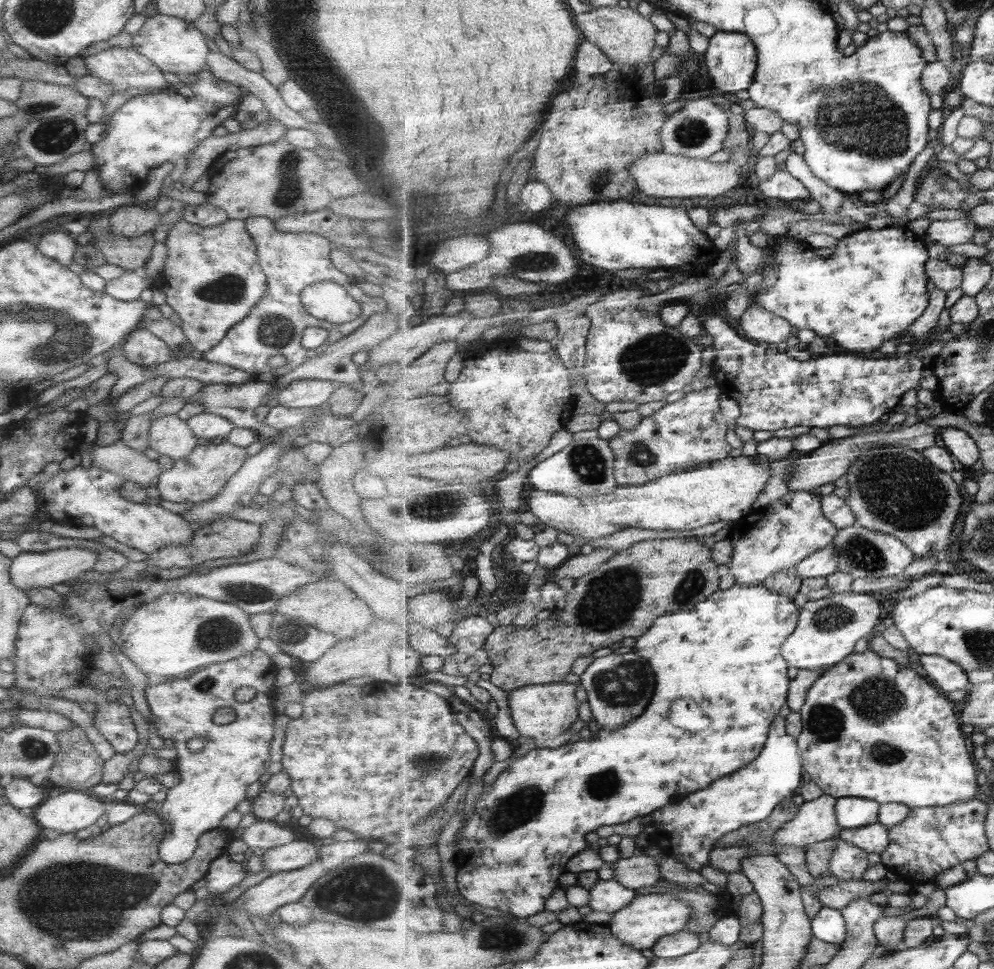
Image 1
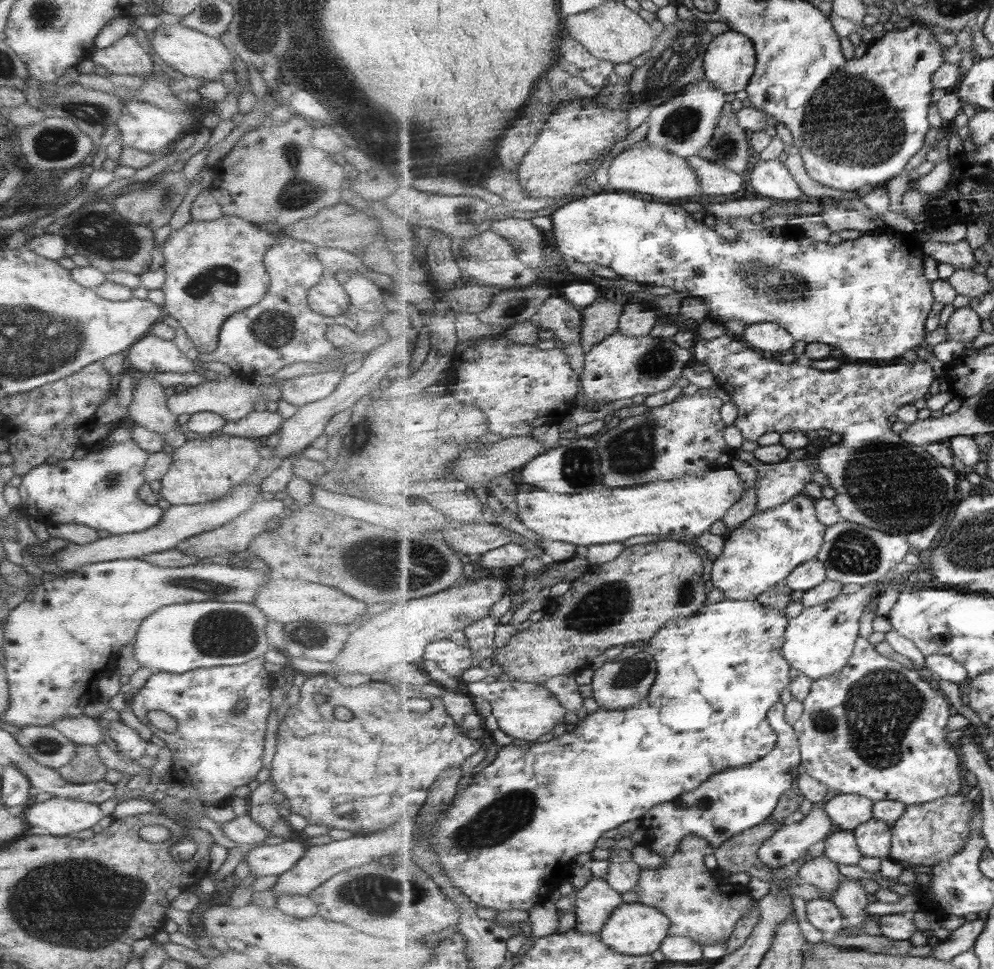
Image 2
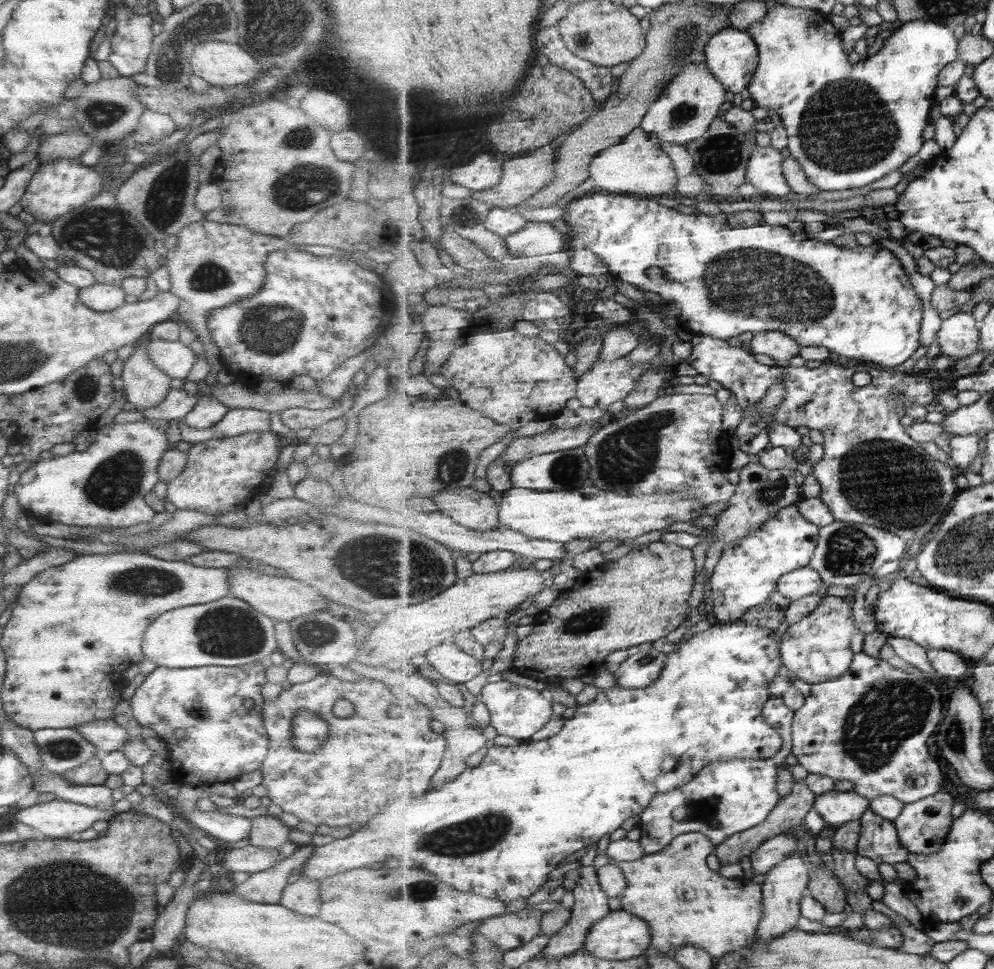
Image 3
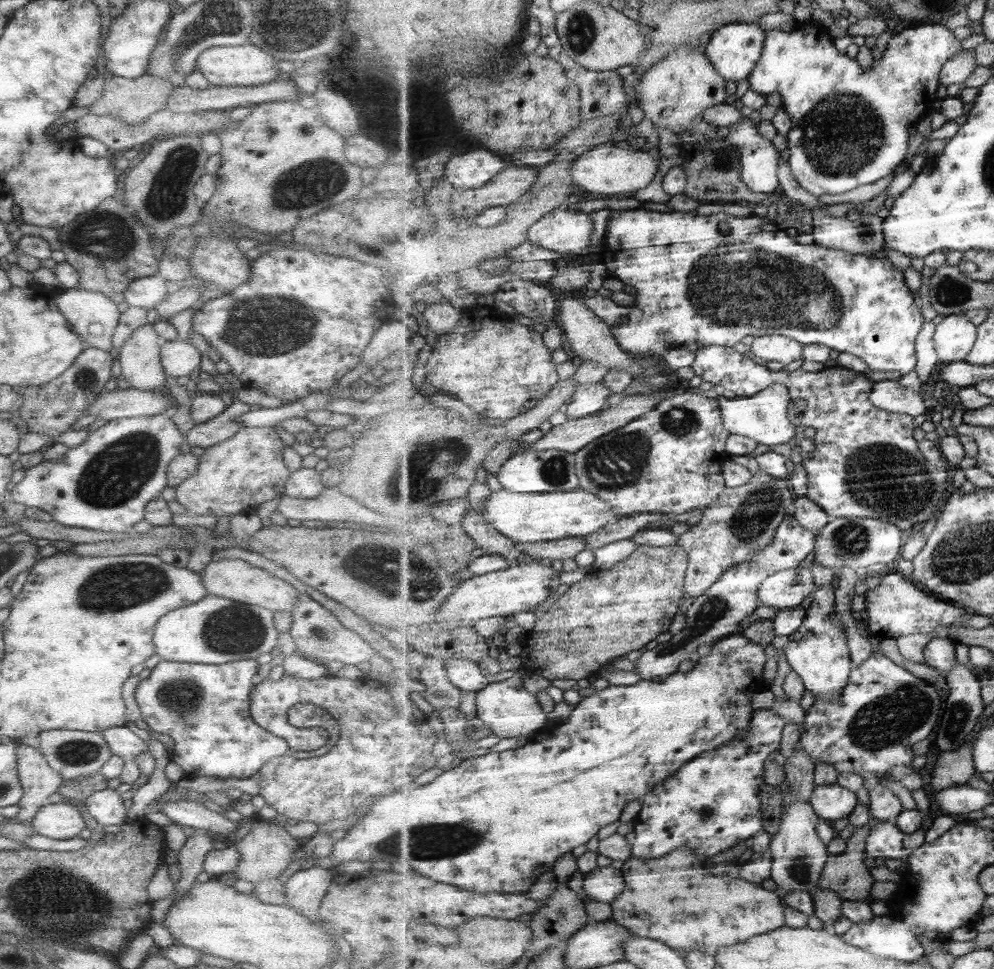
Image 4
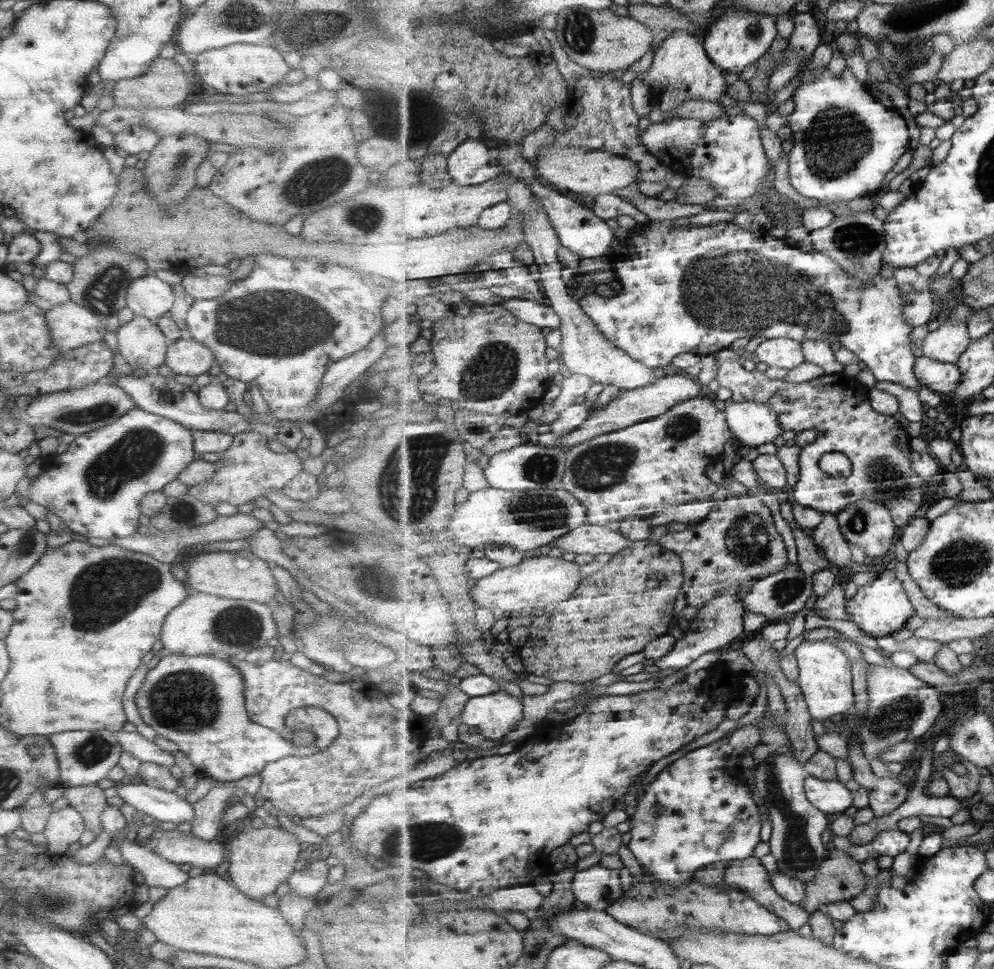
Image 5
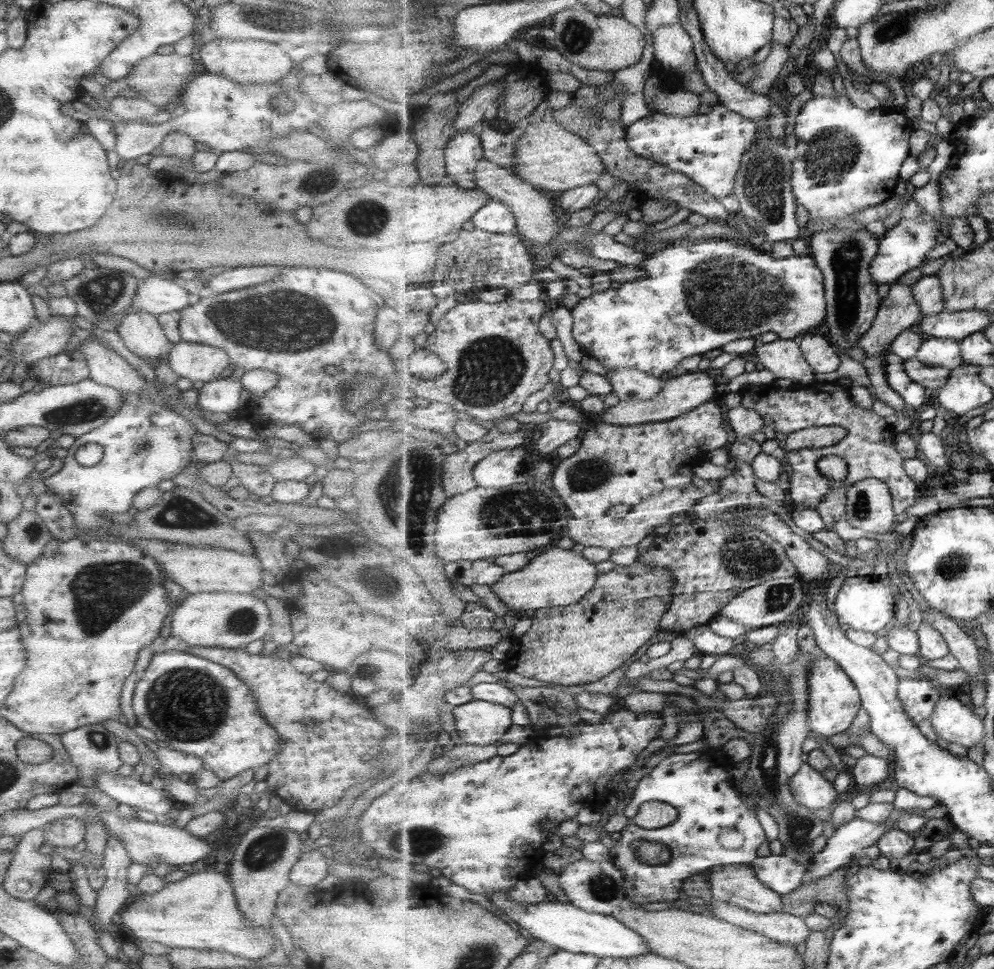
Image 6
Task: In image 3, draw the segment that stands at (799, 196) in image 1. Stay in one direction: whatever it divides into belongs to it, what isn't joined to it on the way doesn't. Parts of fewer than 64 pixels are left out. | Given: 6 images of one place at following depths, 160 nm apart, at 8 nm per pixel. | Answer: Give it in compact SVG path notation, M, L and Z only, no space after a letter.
M756 144L747 169L751 181L766 197L778 198L791 194L791 186L783 176L783 154L771 145Z

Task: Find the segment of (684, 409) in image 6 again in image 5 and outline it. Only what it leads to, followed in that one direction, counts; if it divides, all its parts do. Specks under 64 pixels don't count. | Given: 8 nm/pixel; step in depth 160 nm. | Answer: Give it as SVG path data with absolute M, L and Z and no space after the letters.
M680 373L675 375L660 374L653 384L643 388L626 390L609 404L601 405L598 408L594 407L590 418L580 429L574 433L567 434L567 436L560 437L559 446L570 449L603 434L610 434L624 430L629 426L634 426L639 422L647 422L650 419L659 418L661 414L669 412L669 409L672 409L675 405L703 396L699 392L702 392L701 384L695 377L691 378L687 374L682 376Z

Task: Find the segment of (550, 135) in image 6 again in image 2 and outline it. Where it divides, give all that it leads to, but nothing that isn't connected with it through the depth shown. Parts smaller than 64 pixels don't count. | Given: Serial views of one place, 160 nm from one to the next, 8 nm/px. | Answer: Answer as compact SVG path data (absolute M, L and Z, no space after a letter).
M646 138L625 148L609 166L609 179L605 190L657 196L661 200L702 196L702 184L697 171L686 158L661 147L653 146Z

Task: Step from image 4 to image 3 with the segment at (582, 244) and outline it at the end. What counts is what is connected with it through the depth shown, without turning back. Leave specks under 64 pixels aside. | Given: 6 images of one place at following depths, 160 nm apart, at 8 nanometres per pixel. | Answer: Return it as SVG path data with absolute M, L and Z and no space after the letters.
M528 222L527 226L504 237L510 256L541 256L568 251L568 235L557 231L549 222Z

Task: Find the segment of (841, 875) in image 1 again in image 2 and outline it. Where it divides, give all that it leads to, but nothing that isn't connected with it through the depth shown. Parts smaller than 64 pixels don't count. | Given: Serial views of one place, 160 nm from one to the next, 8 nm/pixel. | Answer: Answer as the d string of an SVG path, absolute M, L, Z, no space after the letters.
M836 829L825 840L825 844L825 855L837 864L858 866L864 857L864 853L858 845L855 830Z

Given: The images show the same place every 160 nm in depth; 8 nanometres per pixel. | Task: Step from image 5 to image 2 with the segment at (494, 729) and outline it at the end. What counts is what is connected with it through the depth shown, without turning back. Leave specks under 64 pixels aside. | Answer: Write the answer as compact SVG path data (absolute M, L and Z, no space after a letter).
M499 680L494 682L470 682L468 694L486 698L491 702L500 730L513 738L540 742L550 736L553 728L563 722L567 709L545 685L519 680Z

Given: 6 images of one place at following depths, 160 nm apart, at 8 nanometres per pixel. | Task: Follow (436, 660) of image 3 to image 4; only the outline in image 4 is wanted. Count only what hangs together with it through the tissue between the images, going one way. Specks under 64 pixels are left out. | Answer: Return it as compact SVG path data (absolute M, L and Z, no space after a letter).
M451 657L444 660L444 667L450 681L465 692L479 692L489 684L484 669L474 660Z

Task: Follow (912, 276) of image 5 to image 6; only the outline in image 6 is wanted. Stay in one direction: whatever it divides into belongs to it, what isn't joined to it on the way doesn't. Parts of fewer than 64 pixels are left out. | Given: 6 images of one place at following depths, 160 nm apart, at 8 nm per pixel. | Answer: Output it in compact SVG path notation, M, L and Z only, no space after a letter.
M898 281L890 286L888 297L882 300L873 327L859 340L859 347L866 354L864 367L867 369L868 378L871 380L872 391L877 398L884 400L887 404L893 405L897 409L897 415L908 414L910 406L889 384L886 377L887 365L885 365L885 356L887 356L887 352L889 352L890 346L893 344L895 338L897 338L897 335L903 334L907 329L915 328L923 316L917 300L913 296L913 287L899 284Z

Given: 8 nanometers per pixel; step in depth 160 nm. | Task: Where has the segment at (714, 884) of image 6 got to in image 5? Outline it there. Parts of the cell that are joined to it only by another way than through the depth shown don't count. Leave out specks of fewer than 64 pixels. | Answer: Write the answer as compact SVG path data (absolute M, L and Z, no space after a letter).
M755 856L732 862L726 870L725 883L744 891L751 898L755 898L761 906L765 906L765 909L780 915L794 931L809 924L811 914L808 910L792 904L775 891L767 868Z

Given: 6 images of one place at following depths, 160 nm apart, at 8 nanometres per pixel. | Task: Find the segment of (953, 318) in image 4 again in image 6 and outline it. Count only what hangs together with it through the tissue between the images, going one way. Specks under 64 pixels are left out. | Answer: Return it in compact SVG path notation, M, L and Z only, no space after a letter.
M945 338L925 340L916 359L925 364L944 366L951 370L964 364L960 342L945 340Z

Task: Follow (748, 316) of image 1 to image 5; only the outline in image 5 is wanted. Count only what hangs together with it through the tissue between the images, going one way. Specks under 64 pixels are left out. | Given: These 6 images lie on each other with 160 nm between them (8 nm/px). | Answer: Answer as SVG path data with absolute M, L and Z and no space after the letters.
M771 338L761 343L753 353L768 367L793 370L806 362L802 343L789 338Z

